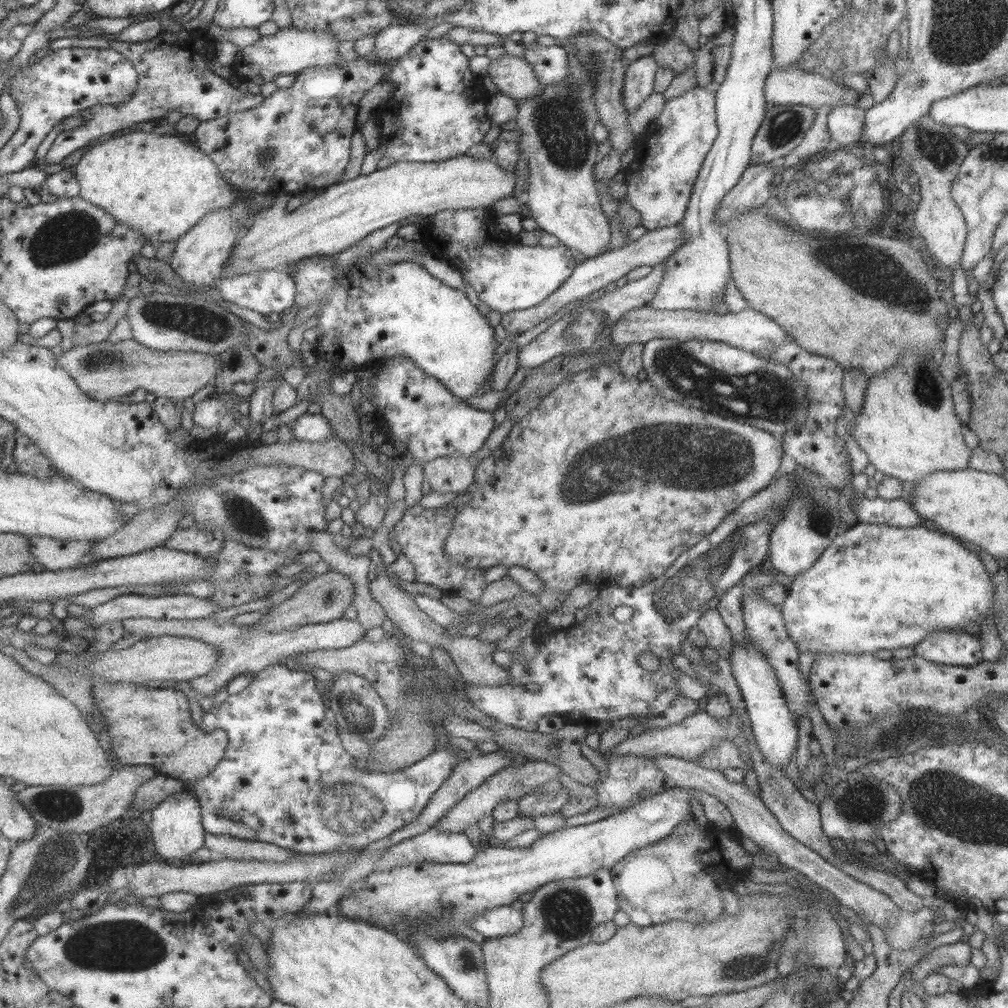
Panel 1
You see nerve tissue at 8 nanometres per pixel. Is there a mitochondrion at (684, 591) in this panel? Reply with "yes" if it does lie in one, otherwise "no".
yes

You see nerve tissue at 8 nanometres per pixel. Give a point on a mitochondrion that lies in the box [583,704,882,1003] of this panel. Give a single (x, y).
(744, 966)

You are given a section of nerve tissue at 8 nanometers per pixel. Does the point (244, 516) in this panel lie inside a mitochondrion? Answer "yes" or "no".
yes

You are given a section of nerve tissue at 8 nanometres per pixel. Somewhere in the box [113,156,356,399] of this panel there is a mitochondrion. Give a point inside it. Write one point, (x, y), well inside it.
(199, 324)

